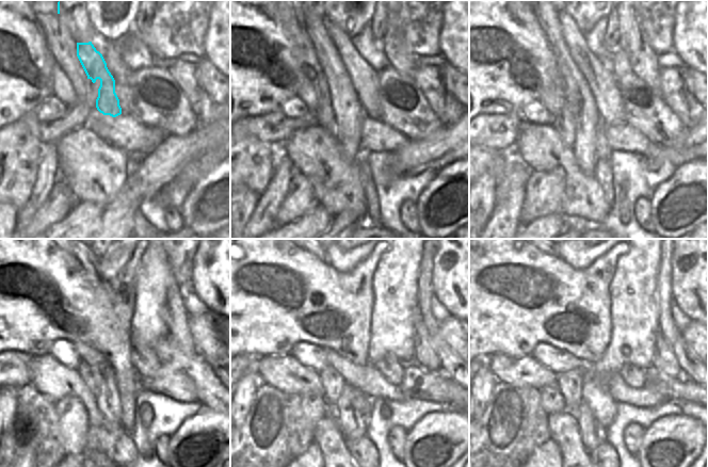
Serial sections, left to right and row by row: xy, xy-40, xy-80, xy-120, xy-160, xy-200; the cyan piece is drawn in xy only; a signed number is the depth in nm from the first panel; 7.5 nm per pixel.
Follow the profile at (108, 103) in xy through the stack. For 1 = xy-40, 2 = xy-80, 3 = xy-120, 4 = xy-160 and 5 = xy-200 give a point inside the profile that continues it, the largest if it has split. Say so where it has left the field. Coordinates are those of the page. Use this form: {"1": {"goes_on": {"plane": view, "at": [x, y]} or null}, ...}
{"1": {"goes_on": {"plane": "xy-40", "at": [348, 113]}}, "2": {"goes_on": {"plane": "xy-80", "at": [578, 95]}}, "3": {"goes_on": {"plane": "xy-120", "at": [108, 399]}}, "4": {"goes_on": {"plane": "xy-160", "at": [351, 409]}}, "5": {"goes_on": {"plane": "xy-200", "at": [593, 434]}}}

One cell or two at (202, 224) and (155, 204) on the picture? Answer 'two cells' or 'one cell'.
two cells

